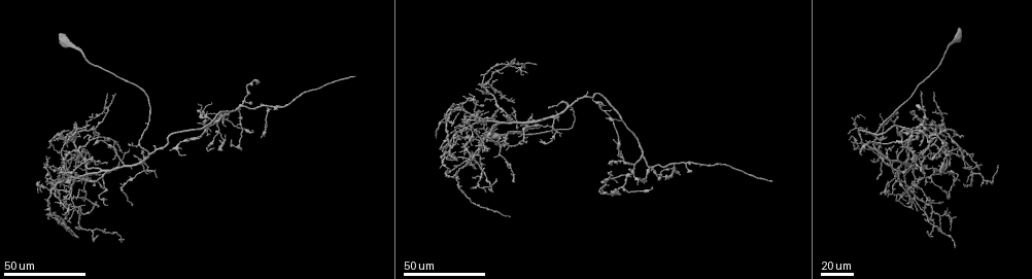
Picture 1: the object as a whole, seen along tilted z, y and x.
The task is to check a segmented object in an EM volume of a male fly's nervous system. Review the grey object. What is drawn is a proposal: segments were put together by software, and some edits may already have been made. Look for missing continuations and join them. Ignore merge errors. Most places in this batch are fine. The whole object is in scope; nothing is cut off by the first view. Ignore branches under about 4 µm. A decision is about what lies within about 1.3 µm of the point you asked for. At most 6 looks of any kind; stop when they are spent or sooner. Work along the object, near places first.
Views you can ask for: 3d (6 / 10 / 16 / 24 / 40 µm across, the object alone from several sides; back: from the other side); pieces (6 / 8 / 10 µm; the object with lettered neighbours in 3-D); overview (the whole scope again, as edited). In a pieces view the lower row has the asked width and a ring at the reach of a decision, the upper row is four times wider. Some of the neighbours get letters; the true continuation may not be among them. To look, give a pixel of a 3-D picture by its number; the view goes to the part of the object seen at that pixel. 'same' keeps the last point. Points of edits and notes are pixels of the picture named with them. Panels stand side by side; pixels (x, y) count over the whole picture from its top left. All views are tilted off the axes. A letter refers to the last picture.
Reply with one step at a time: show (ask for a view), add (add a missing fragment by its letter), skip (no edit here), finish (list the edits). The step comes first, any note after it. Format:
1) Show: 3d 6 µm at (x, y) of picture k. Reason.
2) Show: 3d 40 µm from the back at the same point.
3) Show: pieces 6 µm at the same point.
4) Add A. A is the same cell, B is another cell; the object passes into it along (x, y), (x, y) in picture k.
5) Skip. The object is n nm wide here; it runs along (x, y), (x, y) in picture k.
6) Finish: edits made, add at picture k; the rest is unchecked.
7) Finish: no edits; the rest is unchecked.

Show: 3d 40 µm at (896, 116) of picture 1. Free end.

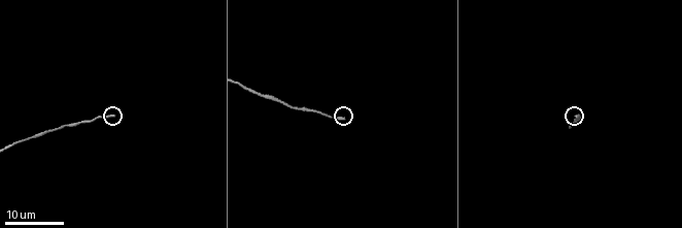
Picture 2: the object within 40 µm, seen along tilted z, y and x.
Show: 3d 10 µm at (342, 120) of picture 2.

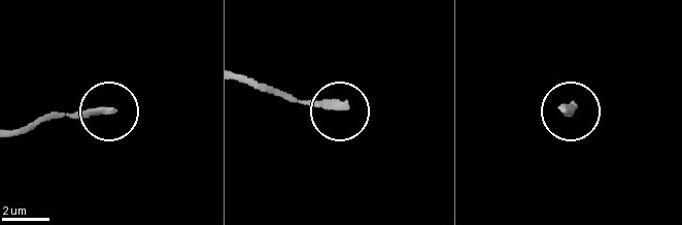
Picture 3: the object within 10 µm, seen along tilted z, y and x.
Show: pieces 6 µm at (564, 112) of picture 3. What lies round it.

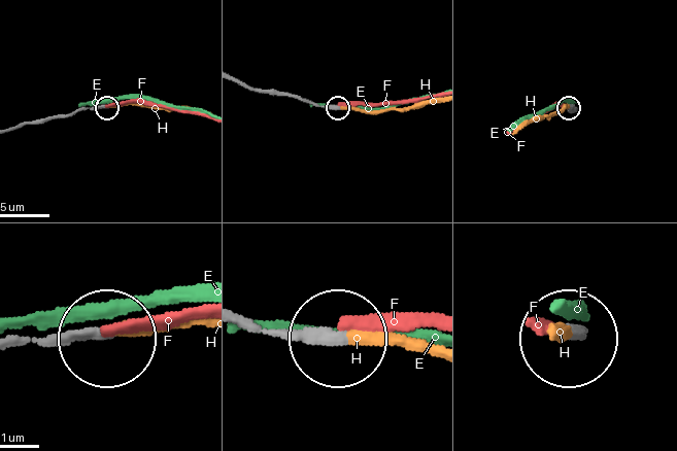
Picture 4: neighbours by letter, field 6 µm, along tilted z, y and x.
Add H. The object is 260 nm wide here; H is the same cell, E and F are other cells; the object passes into it along (311, 102), (384, 111), (436, 103) in picture 4; it goes on there.

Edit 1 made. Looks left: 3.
Show: overview. See it whole again.

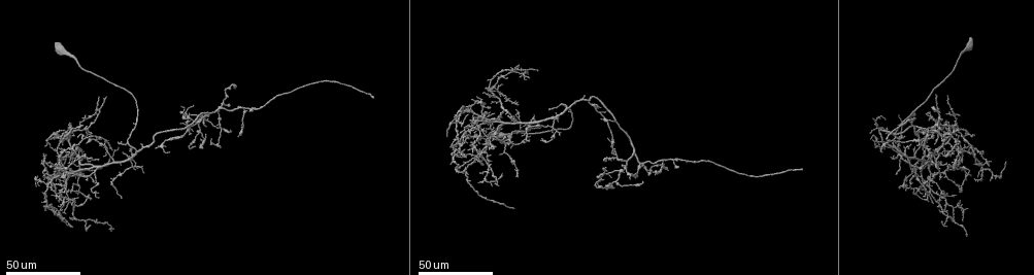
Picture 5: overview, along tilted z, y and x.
Show: 3d 40 µm at (802, 170) of picture 5. Long arm stops here.

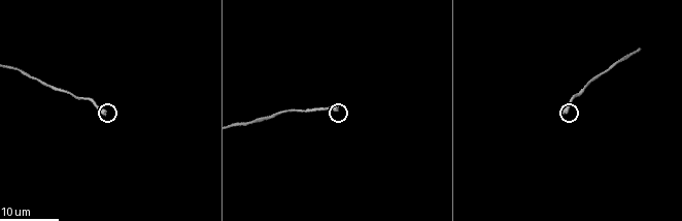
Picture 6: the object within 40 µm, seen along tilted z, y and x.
Show: pieces 10 µm at (562, 112) of picture 6.

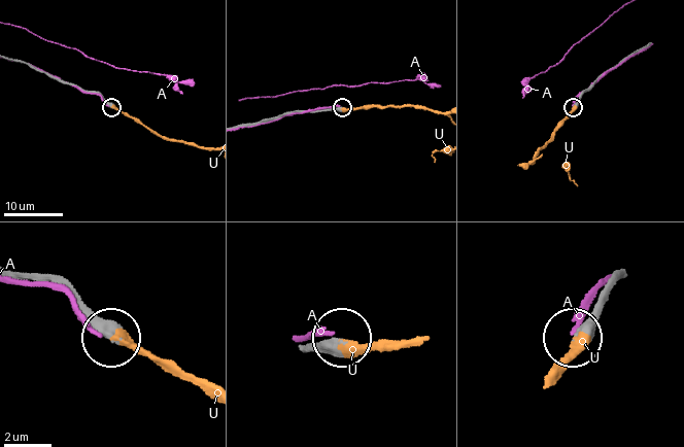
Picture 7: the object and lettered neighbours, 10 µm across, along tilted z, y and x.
Add U. The object is 300 nm wide here; U is the same cell, A is another cell; the object passes into it along (58, 275), (113, 330), (186, 374), (208, 380) in picture 7; it goes on there.

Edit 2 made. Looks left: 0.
Finish: edits made, add at picture 4, add at picture 7; the rest is unchecked.

